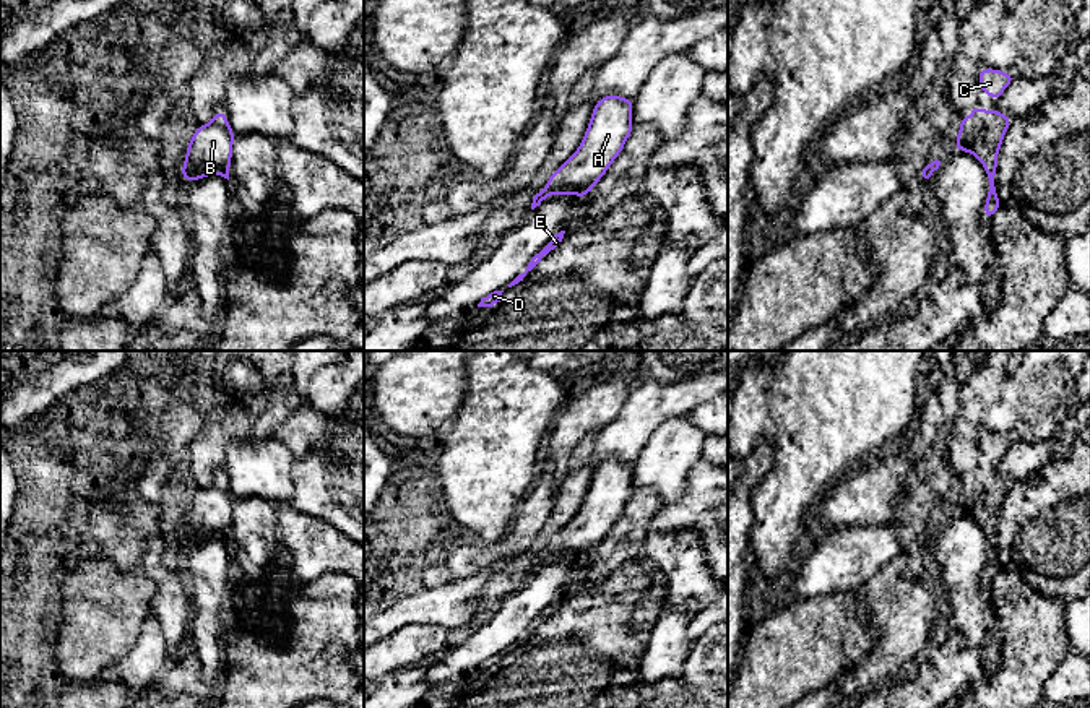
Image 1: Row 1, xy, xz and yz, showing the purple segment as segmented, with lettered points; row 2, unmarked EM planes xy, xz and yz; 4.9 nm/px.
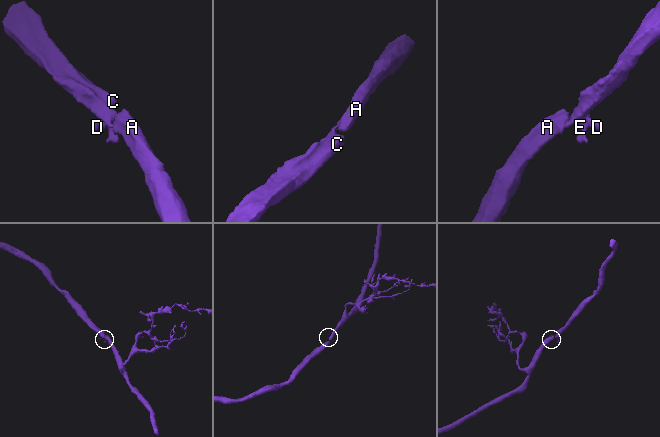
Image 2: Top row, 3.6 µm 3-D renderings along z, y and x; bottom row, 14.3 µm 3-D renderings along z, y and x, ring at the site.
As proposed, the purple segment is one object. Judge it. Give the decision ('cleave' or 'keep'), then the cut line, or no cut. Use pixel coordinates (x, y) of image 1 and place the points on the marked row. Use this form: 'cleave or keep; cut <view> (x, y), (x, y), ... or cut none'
keep; cut none

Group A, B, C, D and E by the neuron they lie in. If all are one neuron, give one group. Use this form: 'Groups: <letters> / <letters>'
Groups: A B C D E

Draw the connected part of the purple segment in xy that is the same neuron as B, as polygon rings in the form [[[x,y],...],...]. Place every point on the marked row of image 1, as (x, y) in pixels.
[[[223,110],[214,112],[210,123],[198,125],[182,164],[184,182],[195,182],[206,175],[221,175],[229,180],[234,138],[236,133]]]

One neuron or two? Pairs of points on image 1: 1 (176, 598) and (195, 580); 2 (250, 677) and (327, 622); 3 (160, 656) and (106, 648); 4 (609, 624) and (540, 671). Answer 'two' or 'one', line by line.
1: two
2: one
3: two
4: one

